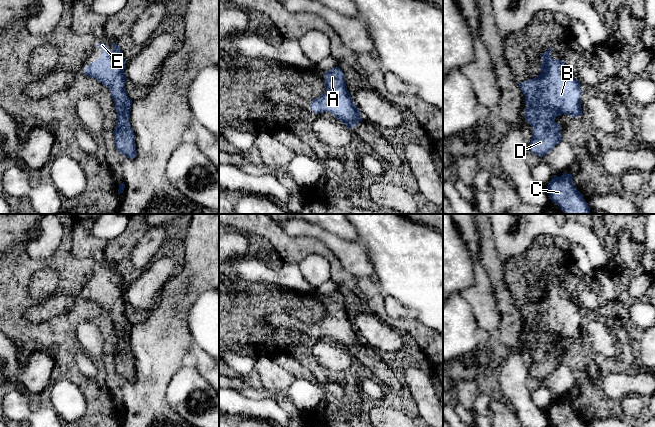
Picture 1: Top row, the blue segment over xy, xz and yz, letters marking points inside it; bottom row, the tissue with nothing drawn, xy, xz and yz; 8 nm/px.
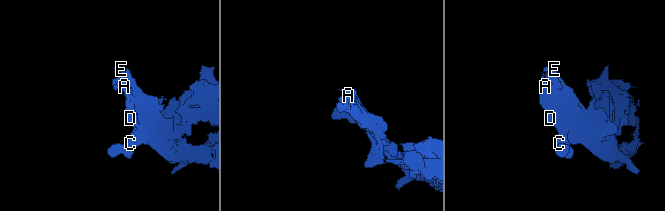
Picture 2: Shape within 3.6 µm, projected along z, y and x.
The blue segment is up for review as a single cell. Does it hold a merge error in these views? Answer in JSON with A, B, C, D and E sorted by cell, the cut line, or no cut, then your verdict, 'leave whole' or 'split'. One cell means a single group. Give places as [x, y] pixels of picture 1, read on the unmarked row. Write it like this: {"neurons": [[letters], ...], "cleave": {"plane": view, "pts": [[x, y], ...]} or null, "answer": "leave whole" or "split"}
{"neurons": [["A", "B", "C", "D", "E"]], "cleave": null, "answer": "leave whole"}

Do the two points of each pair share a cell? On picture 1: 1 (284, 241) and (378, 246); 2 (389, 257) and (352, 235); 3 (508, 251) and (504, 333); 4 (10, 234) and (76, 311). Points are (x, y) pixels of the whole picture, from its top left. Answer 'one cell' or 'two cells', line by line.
1: two cells
2: two cells
3: two cells
4: two cells

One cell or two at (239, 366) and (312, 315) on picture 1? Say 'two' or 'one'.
two

